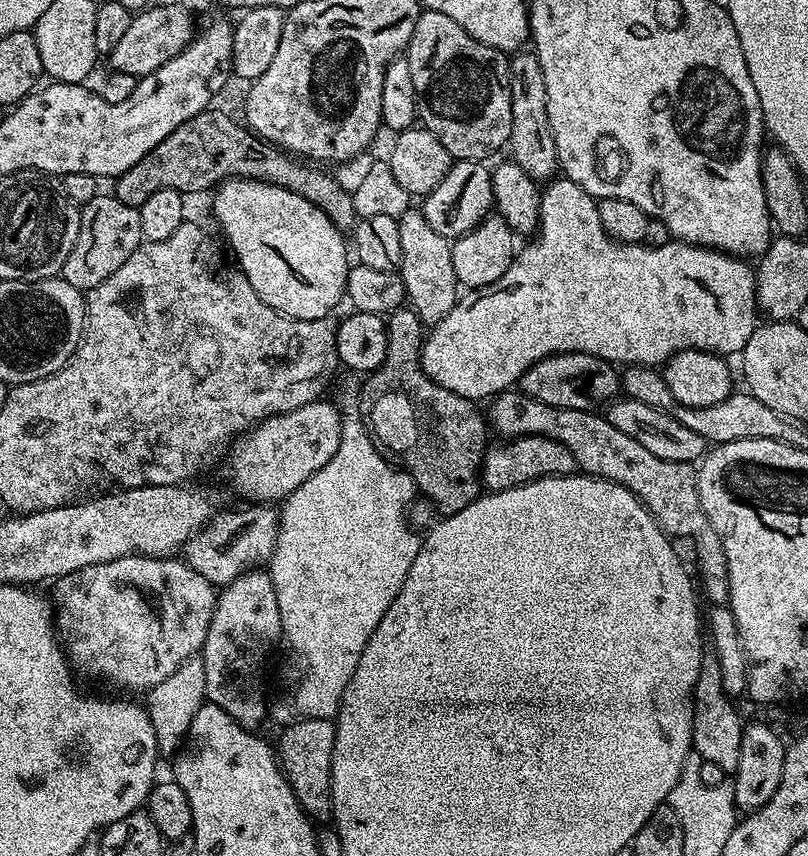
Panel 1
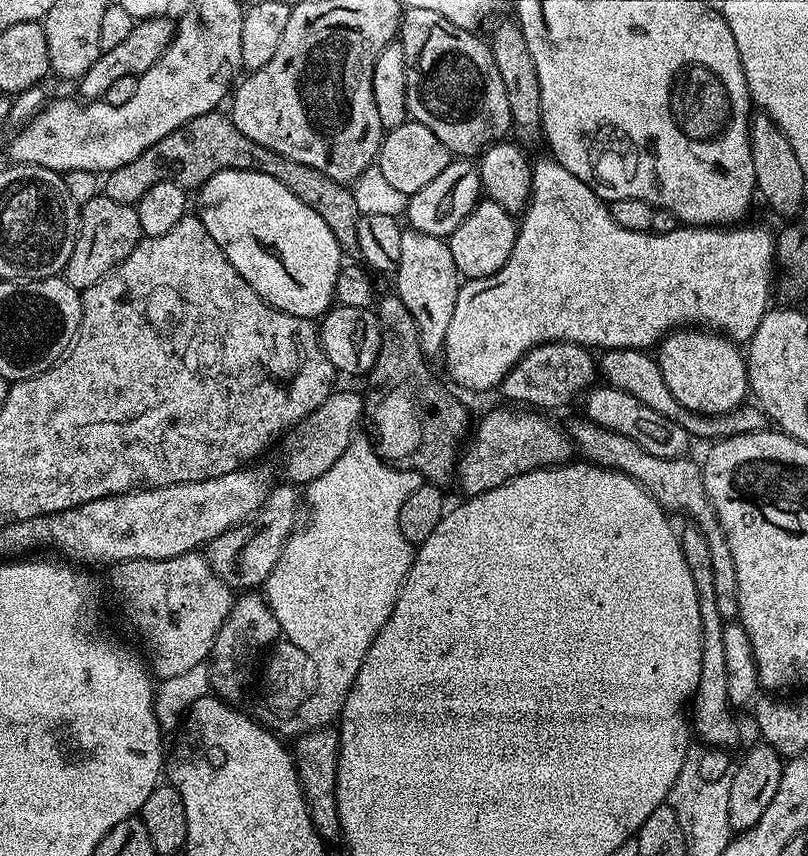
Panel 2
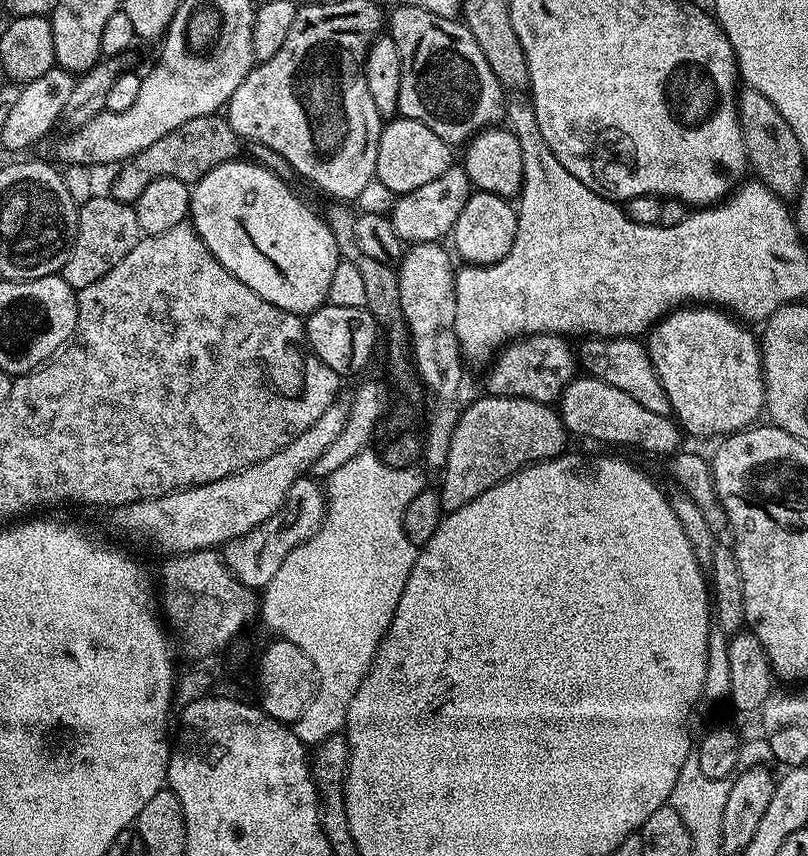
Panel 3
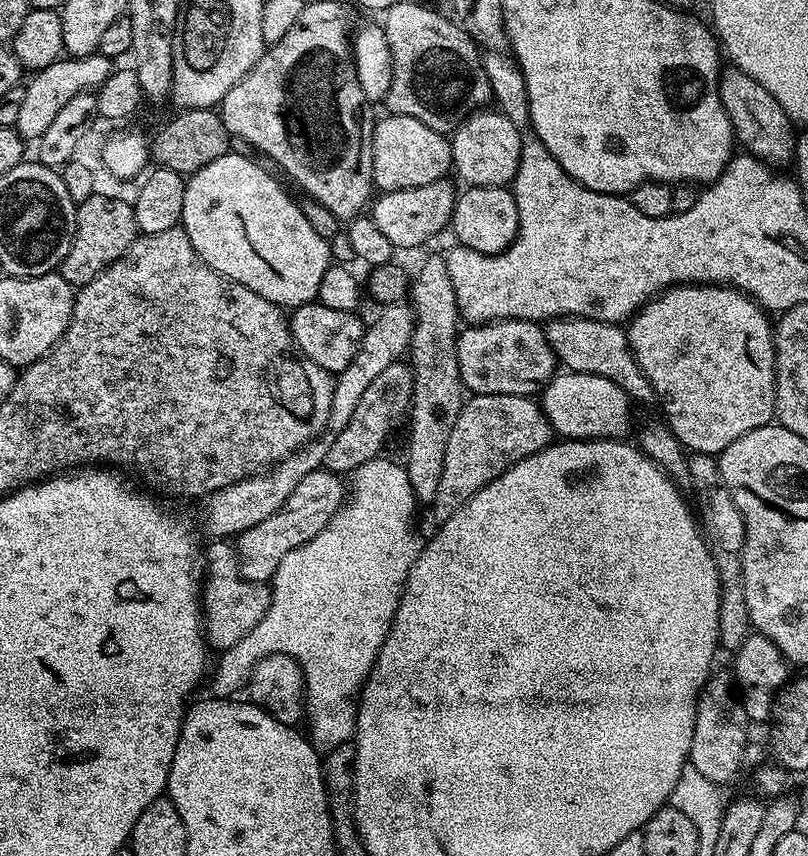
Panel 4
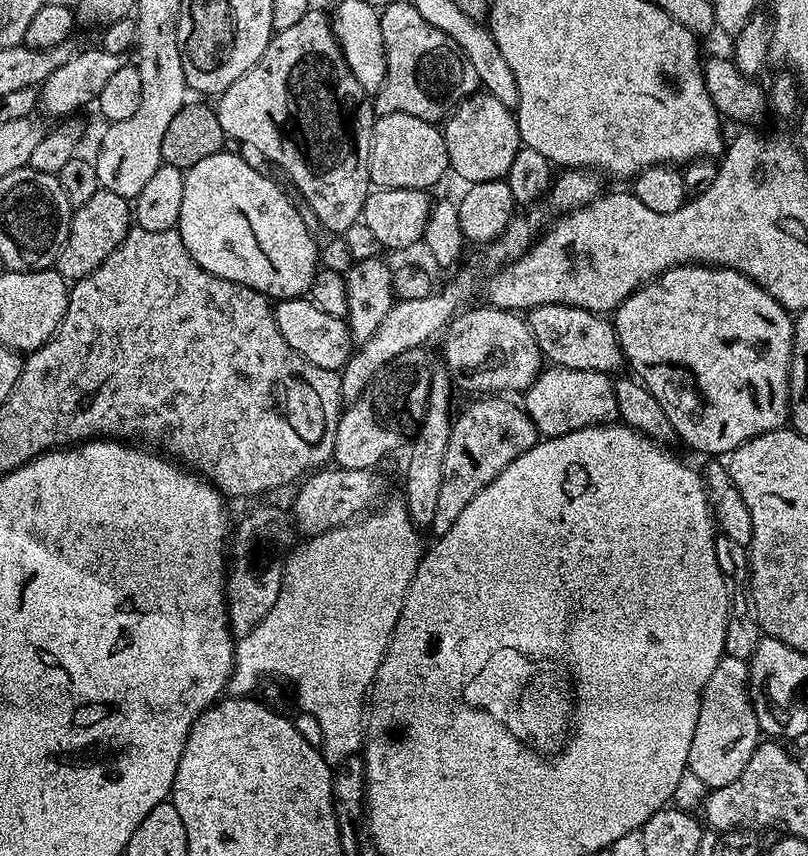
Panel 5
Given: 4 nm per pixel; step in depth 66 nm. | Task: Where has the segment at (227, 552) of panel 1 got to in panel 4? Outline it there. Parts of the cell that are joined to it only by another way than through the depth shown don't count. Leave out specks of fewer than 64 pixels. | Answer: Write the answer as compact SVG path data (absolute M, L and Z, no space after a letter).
M317 470L306 474L298 486L294 486L294 494L286 498L286 502L266 522L258 522L258 526L250 526L250 530L239 533L235 537L234 547L236 559L240 561L240 573L250 582L263 584L271 581L278 570L278 562L290 554L298 546L310 542L318 530L338 514L338 510L346 499L346 484L339 475L327 470Z

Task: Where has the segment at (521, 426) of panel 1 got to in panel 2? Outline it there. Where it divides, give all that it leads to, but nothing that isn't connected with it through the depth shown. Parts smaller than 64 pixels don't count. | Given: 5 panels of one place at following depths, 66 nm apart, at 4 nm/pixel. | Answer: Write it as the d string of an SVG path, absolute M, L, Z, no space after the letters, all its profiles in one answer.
M587 418L579 419L573 422L572 428L570 427L570 435L573 445L578 449L579 455L580 452L584 455L581 457L585 461L595 464L598 468L610 468L613 472L620 472L624 476L629 476L631 480L641 484L669 513L685 512L688 518L699 524L702 534L706 534L706 542L710 545L710 559L714 562L714 595L718 602L718 610L726 622L735 621L740 615L738 610L738 574L734 574L734 558L730 558L730 546L726 546L726 534L722 530L722 526L718 522L718 514L706 494L701 465L697 461L695 464L694 461L688 460L687 455L675 456L674 458L658 458L654 454L642 450L642 446L638 446L638 442L634 442L622 434L614 434Z

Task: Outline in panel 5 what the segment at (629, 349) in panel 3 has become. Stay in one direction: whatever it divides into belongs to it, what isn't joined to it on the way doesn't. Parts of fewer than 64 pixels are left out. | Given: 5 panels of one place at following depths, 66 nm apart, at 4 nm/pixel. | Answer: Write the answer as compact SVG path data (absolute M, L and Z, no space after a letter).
M547 304L531 309L527 313L528 326L538 342L538 350L545 356L549 365L570 370L594 370L616 374L626 361L615 327L608 324L603 315L587 312L585 308L569 304Z

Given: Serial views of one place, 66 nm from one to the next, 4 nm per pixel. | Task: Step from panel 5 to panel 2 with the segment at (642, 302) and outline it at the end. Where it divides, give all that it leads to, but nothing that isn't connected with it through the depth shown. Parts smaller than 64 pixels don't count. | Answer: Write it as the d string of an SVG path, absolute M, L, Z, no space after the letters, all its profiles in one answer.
M673 330L660 341L654 352L656 365L662 370L662 378L666 378L666 386L670 386L670 394L678 398L686 410L701 412L703 416L721 416L733 412L745 403L744 395L749 395L748 361L741 345L729 340L723 334L713 334L708 330Z

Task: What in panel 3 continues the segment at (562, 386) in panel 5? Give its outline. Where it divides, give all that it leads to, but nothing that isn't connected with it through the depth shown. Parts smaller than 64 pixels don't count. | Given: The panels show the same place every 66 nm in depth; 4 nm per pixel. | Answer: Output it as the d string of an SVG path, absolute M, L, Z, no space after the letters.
M587 374L577 375L565 386L558 399L558 411L560 421L573 437L589 436L604 444L629 444L632 448L667 454L675 453L681 447L682 432L672 416L654 414L646 410L646 406L634 402L630 394L618 390L618 386L610 386L610 382L602 382Z

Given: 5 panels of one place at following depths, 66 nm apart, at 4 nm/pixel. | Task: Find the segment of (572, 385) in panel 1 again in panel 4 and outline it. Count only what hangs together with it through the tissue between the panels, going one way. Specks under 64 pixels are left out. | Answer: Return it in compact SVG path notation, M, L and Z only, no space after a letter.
M493 320L465 327L456 337L460 381L469 393L531 396L543 393L558 372L558 361L546 342L543 327L534 320Z

